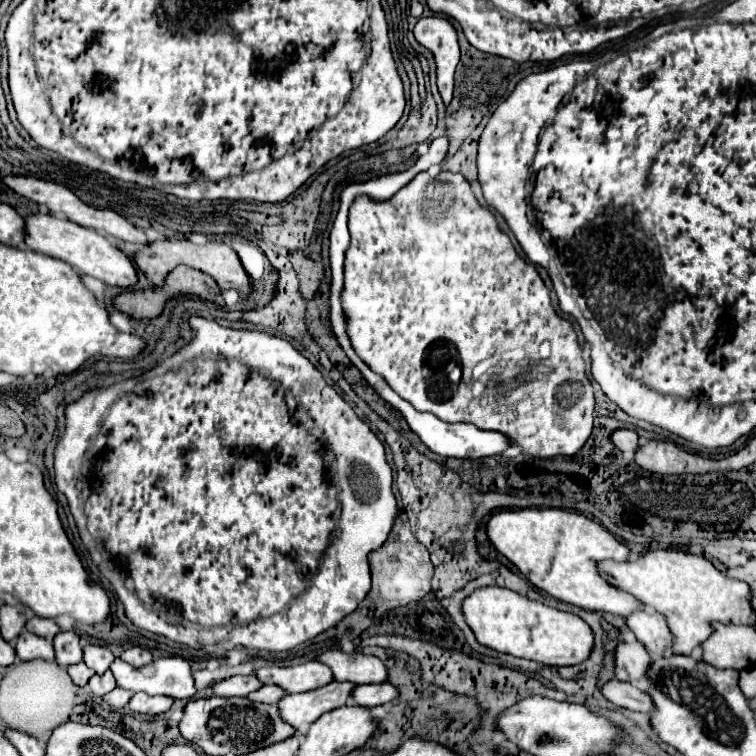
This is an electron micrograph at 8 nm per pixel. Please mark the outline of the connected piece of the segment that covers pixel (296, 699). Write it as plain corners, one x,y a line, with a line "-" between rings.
332,681
316,691
286,695
278,703
280,715
284,715
284,719
288,719
288,723
292,723
292,727
304,735
320,715
346,705
354,687
354,683

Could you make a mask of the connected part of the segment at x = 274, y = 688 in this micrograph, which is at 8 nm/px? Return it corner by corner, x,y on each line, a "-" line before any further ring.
264,685
260,691
248,695
248,699
260,701
260,703
278,703
284,695
286,695
286,691
278,685

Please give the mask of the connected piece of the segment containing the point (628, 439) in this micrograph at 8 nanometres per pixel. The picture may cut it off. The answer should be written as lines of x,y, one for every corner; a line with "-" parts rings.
630,429
614,431
614,433
612,433
612,443
614,443
620,451
630,453
630,455
634,455
634,453
636,453
636,449
640,447
640,441
638,441
636,431
630,431

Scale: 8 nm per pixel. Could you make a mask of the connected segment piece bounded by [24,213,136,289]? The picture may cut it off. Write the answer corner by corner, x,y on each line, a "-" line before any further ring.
34,213
24,217
24,243
28,249
60,259
72,265
76,271
92,275
106,285
126,289
136,283
134,263
114,245
110,237
104,237
94,229
84,229
68,219
58,219
52,213

